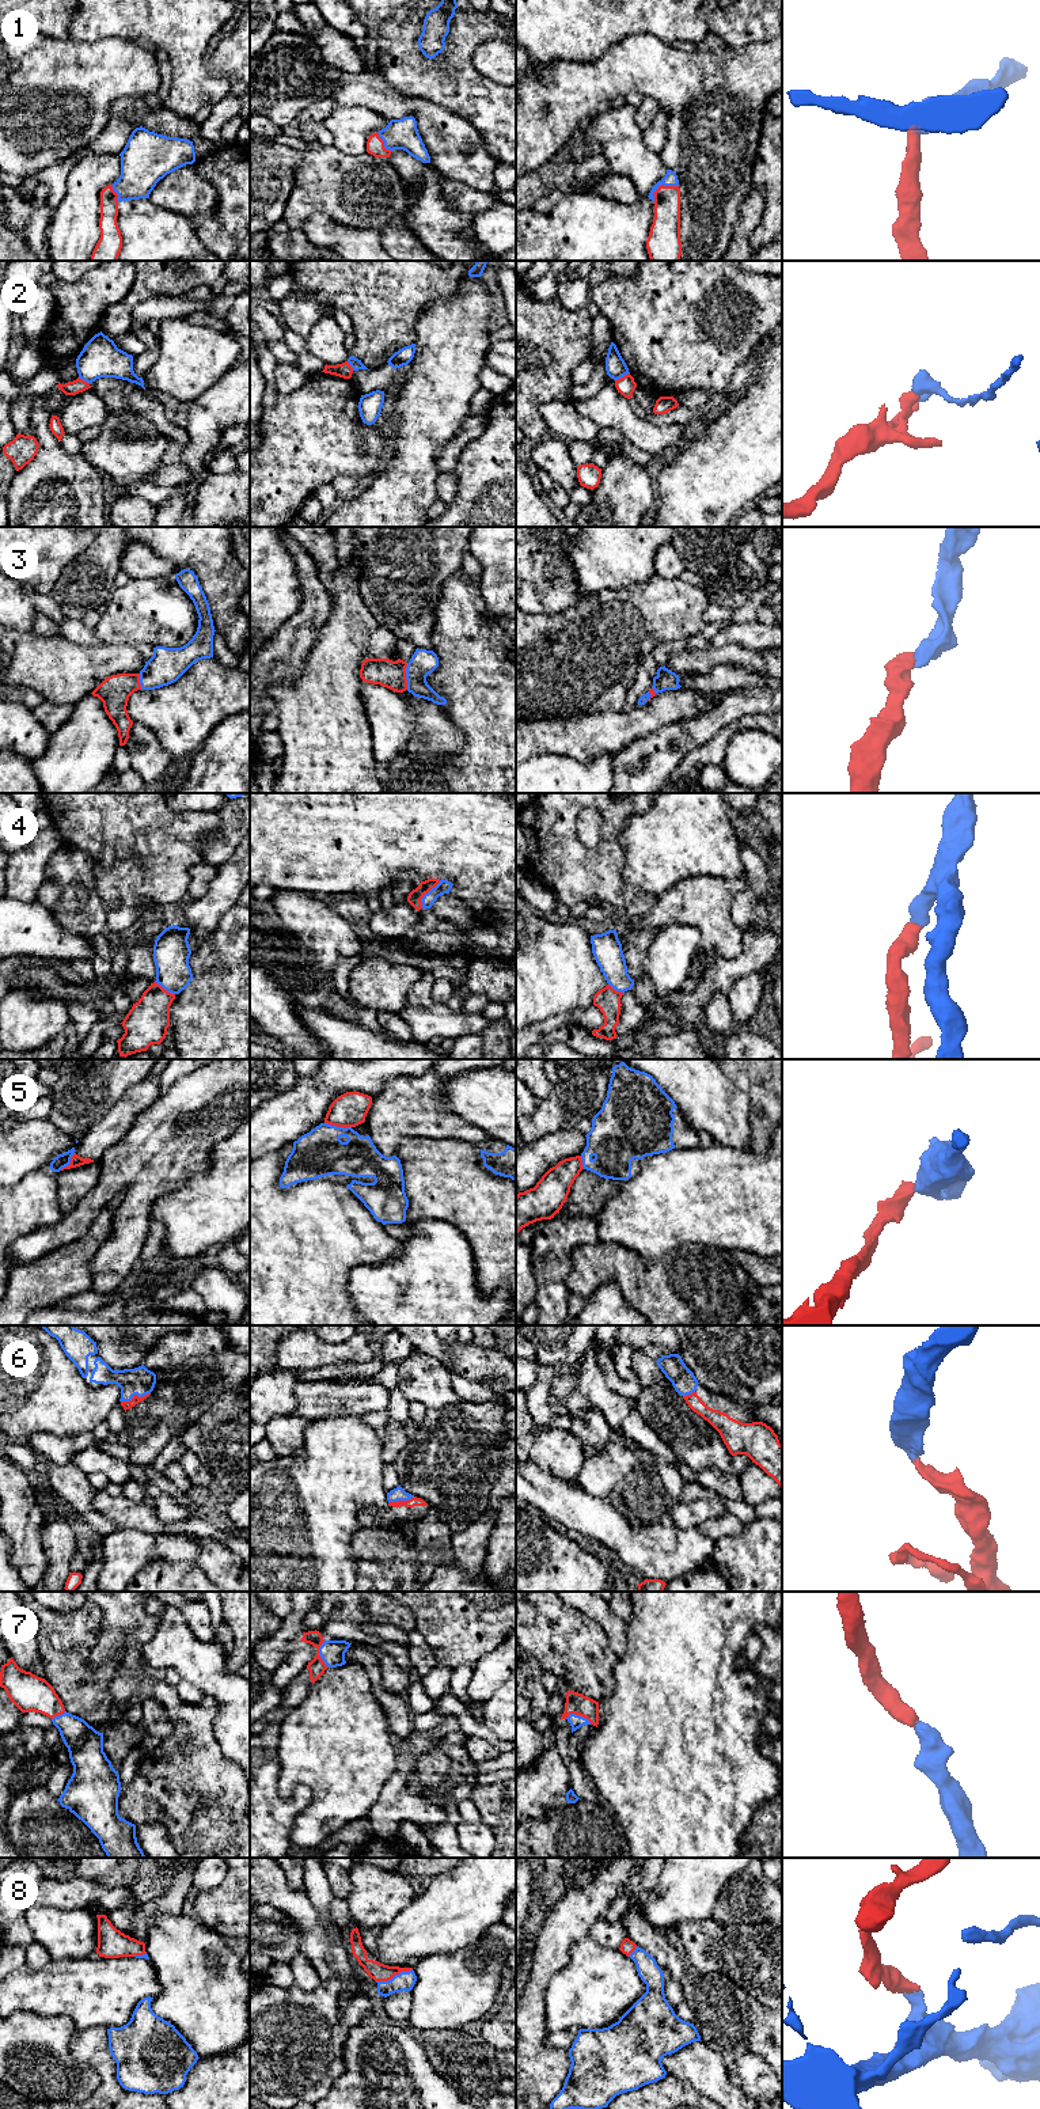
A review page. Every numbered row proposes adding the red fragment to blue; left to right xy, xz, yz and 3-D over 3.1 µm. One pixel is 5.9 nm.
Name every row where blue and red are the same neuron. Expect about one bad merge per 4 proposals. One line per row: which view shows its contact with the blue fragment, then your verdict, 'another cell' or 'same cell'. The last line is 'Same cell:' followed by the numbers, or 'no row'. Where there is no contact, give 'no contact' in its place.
1: contact in yz; same cell
2: contact in yz; another cell
3: contact in xz; same cell
4: contact in xz; same cell
5: contact in xz; another cell
6: contact in xy; same cell
7: contact in xz; same cell
8: contact in xz; same cell
Same cell: 1, 3, 4, 6, 7, 8

